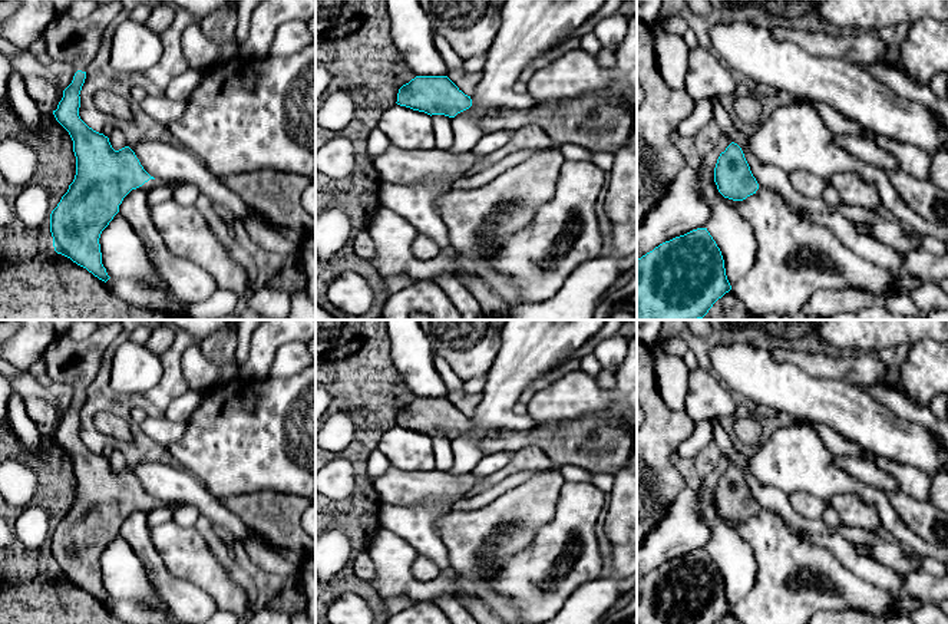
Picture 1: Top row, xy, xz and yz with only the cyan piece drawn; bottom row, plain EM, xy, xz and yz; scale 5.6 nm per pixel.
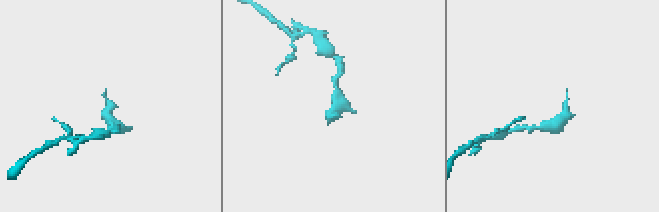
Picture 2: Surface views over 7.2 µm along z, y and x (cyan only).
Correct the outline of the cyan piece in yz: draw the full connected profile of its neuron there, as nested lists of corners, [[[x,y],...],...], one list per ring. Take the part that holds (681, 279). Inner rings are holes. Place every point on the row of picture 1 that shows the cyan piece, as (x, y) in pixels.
[[[707,228],[665,241],[637,260],[637,320],[698,320],[730,290],[721,251]]]

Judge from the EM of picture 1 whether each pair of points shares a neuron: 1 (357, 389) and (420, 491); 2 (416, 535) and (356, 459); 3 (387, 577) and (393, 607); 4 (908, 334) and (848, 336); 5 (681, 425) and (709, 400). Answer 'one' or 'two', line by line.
1: two
2: two
3: two
4: one
5: two

